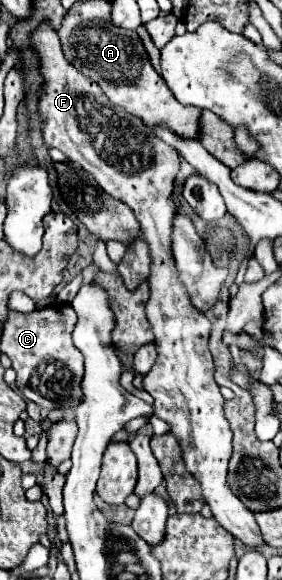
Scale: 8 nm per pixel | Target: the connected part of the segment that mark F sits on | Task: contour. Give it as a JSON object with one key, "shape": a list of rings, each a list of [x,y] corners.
{"shape":[[[41,24],[37,28],[33,42],[43,60],[41,74],[45,78],[45,86],[39,110],[45,124],[45,144],[67,154],[95,178],[103,192],[127,204],[141,224],[141,238],[151,248],[153,266],[149,278],[151,298],[147,302],[147,318],[155,334],[157,360],[143,378],[143,388],[155,400],[155,416],[171,424],[171,434],[183,448],[185,466],[199,480],[203,496],[213,510],[213,518],[247,548],[259,548],[265,540],[253,512],[247,510],[227,486],[227,464],[231,458],[233,434],[229,430],[229,422],[223,418],[223,396],[213,378],[213,356],[207,346],[211,322],[191,304],[171,254],[171,230],[175,216],[171,194],[179,172],[179,152],[173,146],[163,144],[163,140],[157,138],[155,132],[139,118],[127,114],[121,106],[111,104],[91,78],[75,70],[63,56],[59,36],[49,24]]]}

